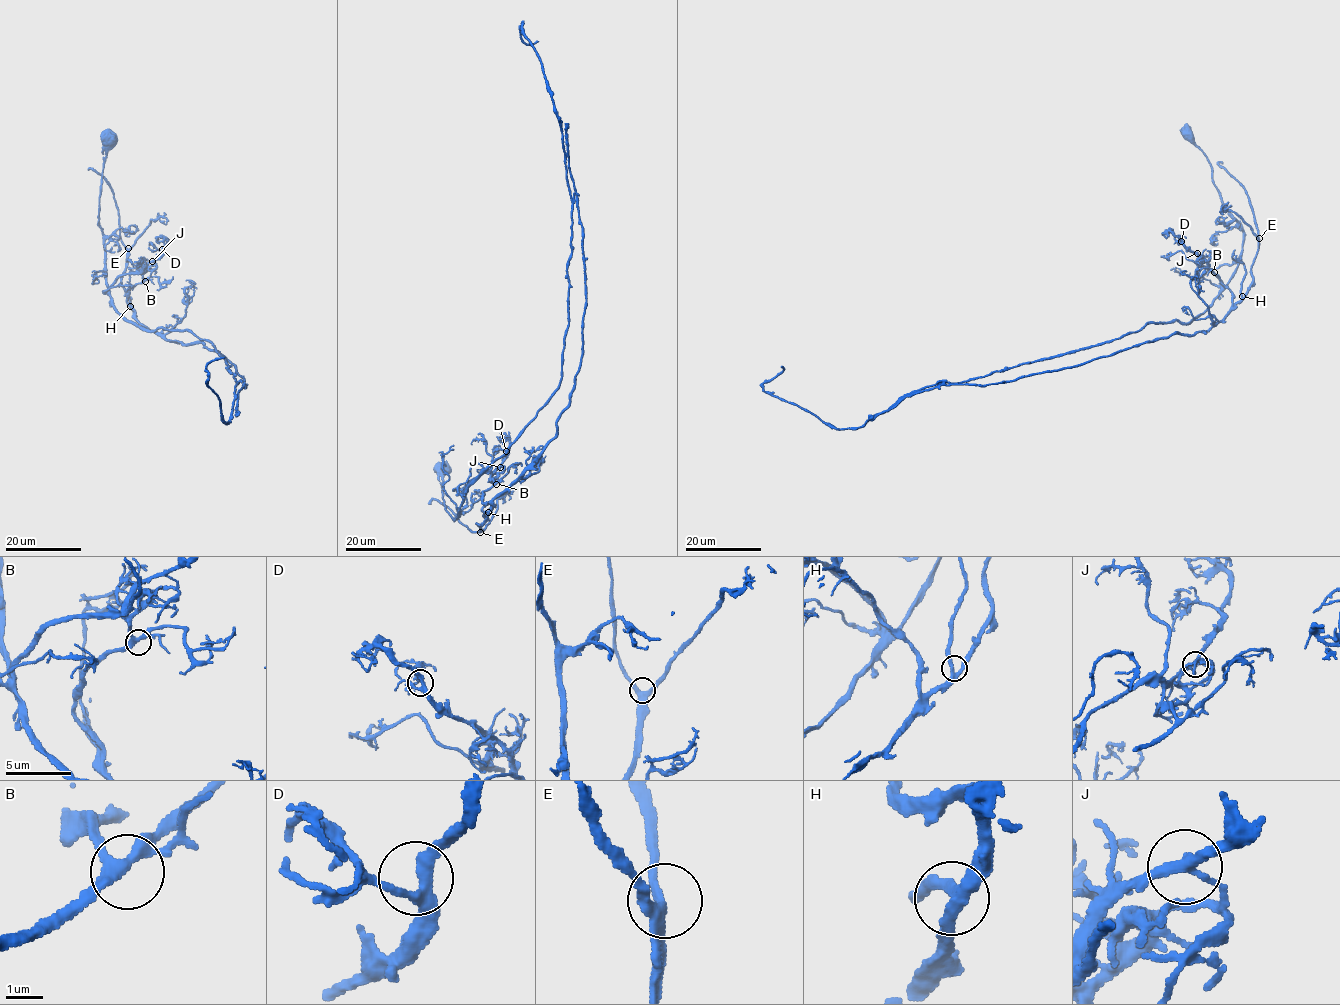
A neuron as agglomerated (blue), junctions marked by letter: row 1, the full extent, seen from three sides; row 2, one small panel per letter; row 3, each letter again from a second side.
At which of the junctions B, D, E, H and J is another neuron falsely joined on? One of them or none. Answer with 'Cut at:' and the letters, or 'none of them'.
Cut at: J

